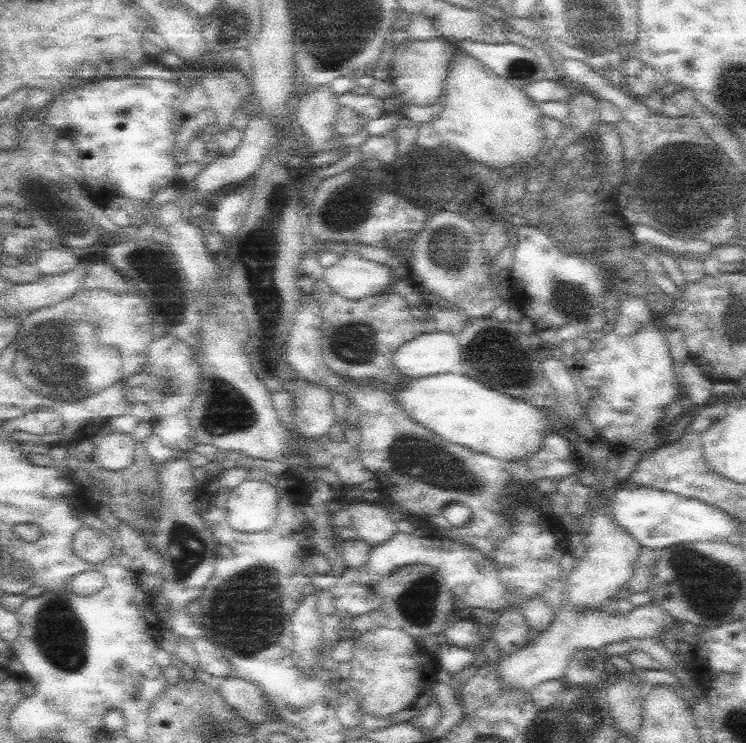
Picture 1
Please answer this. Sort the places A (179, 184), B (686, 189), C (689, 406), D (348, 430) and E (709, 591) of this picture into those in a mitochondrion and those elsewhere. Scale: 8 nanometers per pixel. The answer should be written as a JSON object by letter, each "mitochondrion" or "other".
{"A":"other","B":"mitochondrion","C":"other","D":"other","E":"mitochondrion"}

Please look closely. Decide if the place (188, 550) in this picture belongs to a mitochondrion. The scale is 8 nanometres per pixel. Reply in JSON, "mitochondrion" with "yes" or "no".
{"mitochondrion":"yes"}

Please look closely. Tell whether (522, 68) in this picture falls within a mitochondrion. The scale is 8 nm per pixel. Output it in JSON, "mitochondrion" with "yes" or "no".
{"mitochondrion":"yes"}

